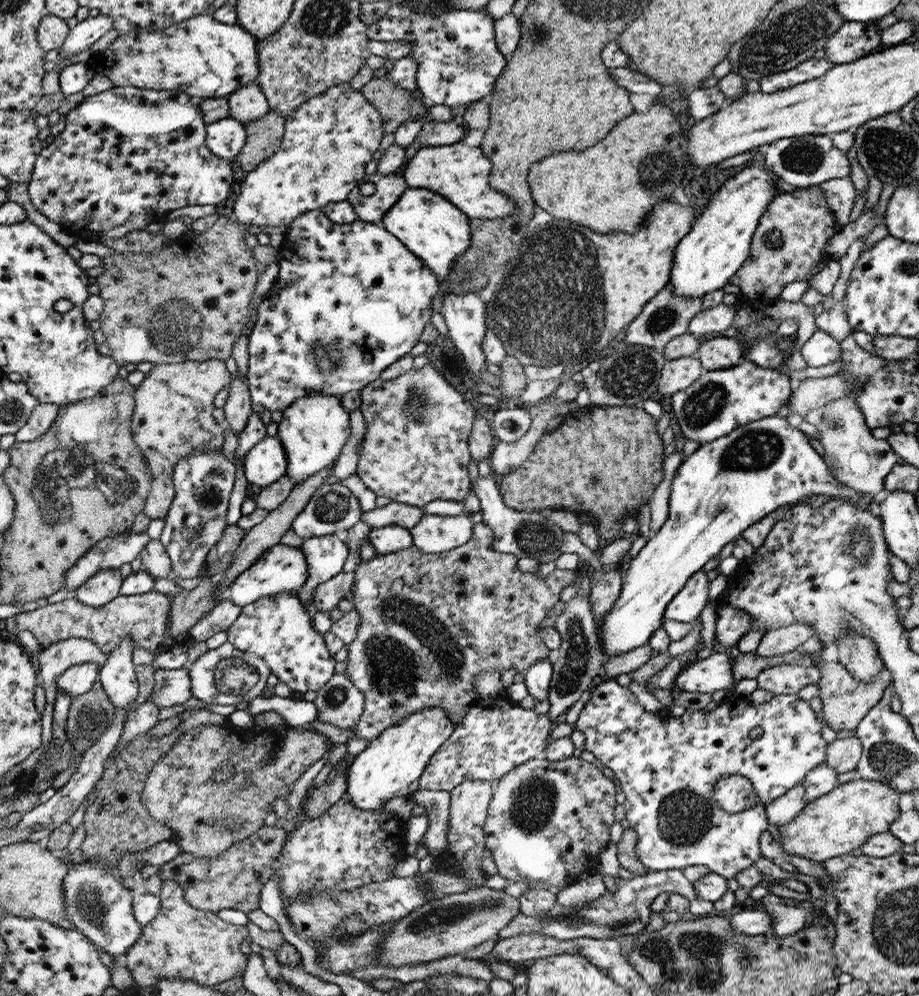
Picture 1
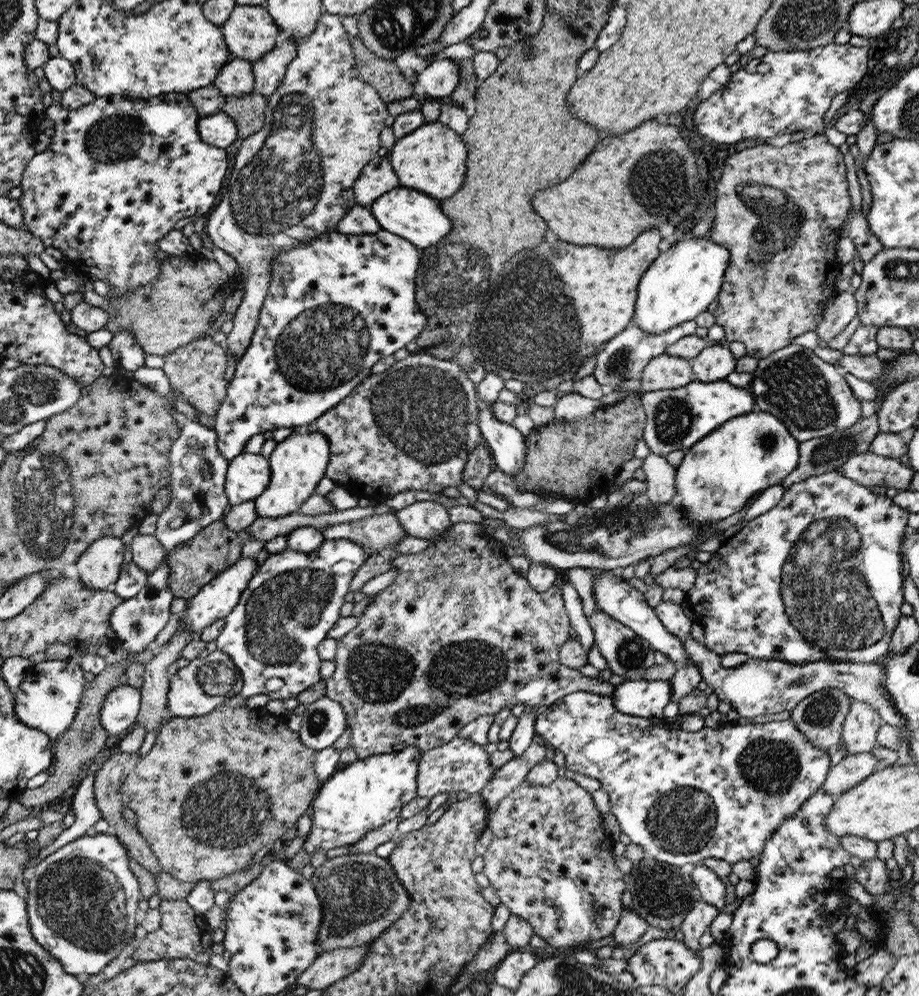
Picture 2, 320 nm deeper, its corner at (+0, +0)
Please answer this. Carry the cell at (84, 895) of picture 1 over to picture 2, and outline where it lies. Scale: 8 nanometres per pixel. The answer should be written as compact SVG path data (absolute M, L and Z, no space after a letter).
M111 831L107 833L94 833L91 832L68 844L59 848L56 852L47 856L44 860L35 866L35 870L32 871L34 876L31 880L28 880L28 919L29 928L32 929L33 936L36 937L38 944L42 945L52 956L56 956L57 960L60 960L61 965L66 972L72 976L76 974L98 974L112 958L116 958L116 954L122 950L122 946L126 944L128 938L132 938L134 930L136 930L136 910L138 910L138 902L140 902L140 888L138 888L138 880L136 876L132 874L130 870L130 864L128 864L128 854L126 854L126 848L124 843Z

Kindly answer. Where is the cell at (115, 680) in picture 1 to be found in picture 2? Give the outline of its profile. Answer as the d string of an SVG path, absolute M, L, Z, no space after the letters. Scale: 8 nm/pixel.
M129 685L112 689L101 708L101 726L109 736L122 737L135 725L141 710L141 692Z

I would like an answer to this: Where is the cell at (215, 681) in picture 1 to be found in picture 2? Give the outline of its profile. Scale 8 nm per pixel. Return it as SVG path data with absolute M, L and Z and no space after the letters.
M216 649L210 654L204 653L190 660L188 666L170 677L168 713L184 718L208 715L216 710L220 703L230 697L236 698L243 686L240 670L225 652Z

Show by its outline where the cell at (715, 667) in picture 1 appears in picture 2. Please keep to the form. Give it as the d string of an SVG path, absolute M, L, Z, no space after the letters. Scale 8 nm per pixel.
M632 680L618 685L610 695L615 709L632 716L662 717L663 708L670 704L671 681Z

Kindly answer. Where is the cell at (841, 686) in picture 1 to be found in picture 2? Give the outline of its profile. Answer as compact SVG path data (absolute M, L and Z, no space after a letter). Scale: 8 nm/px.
M839 689L813 692L792 710L790 720L816 748L832 751L840 742L852 699Z

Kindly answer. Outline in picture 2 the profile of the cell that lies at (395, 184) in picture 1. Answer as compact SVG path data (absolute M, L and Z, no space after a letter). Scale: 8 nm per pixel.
M387 156L372 159L360 173L353 187L358 204L370 206L386 192L400 188L400 178L393 171L392 162Z

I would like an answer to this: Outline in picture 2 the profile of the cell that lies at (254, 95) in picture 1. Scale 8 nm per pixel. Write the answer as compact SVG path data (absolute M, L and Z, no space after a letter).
M232 56L232 60L222 68L221 74L218 74L214 86L226 98L240 98L254 91L256 82L253 64Z

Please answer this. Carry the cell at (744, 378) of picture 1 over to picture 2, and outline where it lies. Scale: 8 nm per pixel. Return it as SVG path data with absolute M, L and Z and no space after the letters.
M726 379L714 382L692 381L682 388L663 391L641 391L641 403L647 416L643 438L651 453L666 456L674 450L685 450L715 428L735 416L756 410L752 392L734 387Z

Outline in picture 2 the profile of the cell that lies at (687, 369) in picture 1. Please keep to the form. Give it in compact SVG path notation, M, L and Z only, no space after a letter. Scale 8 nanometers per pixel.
M664 353L648 362L640 379L642 391L682 388L694 381L693 368L688 359Z

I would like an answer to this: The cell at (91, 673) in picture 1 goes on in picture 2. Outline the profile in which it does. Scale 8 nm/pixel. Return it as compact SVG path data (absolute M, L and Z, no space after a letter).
M75 660L43 661L28 668L24 682L14 692L17 719L30 728L46 733L52 743L73 724L84 698L86 674Z

